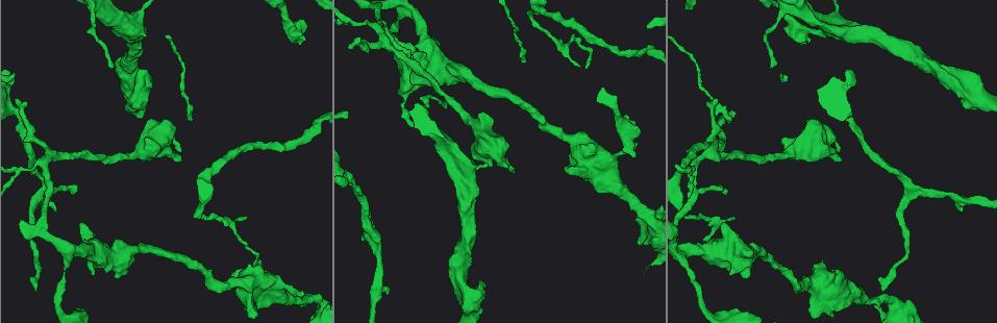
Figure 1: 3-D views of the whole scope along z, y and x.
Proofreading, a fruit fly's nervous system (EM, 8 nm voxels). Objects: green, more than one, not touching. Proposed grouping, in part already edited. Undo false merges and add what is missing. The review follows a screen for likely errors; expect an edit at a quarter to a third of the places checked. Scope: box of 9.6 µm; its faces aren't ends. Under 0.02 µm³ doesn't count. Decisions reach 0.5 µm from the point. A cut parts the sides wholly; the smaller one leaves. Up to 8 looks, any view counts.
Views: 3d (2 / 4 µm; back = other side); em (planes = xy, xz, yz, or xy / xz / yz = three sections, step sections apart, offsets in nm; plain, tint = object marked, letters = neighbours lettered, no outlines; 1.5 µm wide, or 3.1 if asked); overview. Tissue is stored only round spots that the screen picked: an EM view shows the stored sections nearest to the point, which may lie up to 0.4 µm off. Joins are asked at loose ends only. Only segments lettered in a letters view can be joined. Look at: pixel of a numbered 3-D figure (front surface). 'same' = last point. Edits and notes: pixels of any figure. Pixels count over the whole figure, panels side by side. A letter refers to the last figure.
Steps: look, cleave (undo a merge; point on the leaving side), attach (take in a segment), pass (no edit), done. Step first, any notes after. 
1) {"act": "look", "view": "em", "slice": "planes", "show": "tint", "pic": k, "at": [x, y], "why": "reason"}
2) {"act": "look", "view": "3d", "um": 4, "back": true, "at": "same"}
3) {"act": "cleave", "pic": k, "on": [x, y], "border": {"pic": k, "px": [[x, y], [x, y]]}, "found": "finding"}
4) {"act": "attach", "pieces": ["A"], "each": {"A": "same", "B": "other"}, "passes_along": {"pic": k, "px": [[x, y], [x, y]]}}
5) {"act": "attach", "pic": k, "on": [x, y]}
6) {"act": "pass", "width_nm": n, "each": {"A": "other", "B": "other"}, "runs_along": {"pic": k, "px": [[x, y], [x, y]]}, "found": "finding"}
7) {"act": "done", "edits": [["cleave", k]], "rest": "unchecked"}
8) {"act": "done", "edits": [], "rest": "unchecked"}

{"act": "look", "view": "3d", "um": 2, "back": true, "pic": 1, "at": [37, 289], "why": "an open end"}

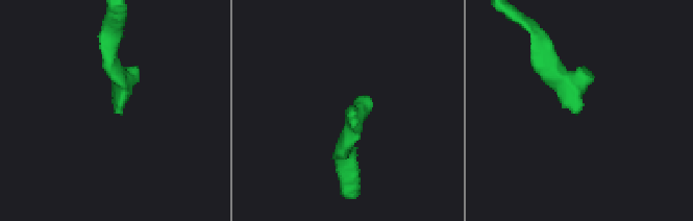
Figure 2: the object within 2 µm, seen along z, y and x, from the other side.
{"act": "look", "view": "em", "slice": "xz", "step": 8, "show": "tint", "pic": 2, "at": [355, 112]}

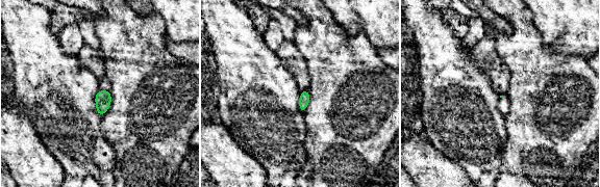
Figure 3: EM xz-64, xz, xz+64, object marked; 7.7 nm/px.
{"act": "look", "view": "em", "slice": "xz", "step": 8, "show": "letters", "at": "same"}

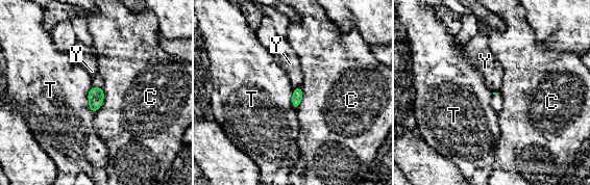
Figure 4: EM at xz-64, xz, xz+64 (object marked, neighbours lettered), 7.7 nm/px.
{"act": "pass", "longest_contact_nm": ["C", 220], "each": {"C": "other", "T": "other", "Y": "other"}, "border": {"pic": 4, "px": [[93, 86], [88, 93], [93, 113]]}, "found": "none of them fits"}

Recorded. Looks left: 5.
{"act": "look", "view": "em", "slice": "planes", "show": "letters", "pic": 1, "at": [772, 67]}

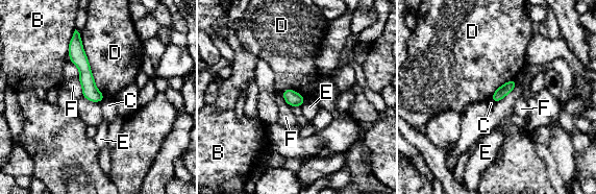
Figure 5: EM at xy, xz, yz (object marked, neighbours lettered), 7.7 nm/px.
{"act": "pass", "each": {"B": "other", "C": "other", "D": "other", "E": "other", "F": "other"}, "border": {"pic": 5, "px": [[104, 97], [100, 102]]}, "found": "none of them fits"}

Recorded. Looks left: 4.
{"act": "look", "view": "em", "slice": "yz", "step": 8, "show": "tint", "pic": 1, "at": [725, 189], "why": "free end"}

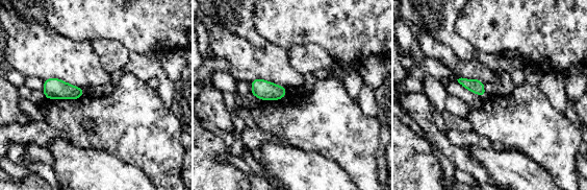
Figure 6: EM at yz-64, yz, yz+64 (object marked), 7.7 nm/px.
{"act": "look", "view": "em", "slice": "planes", "show": "letters", "at": "same"}

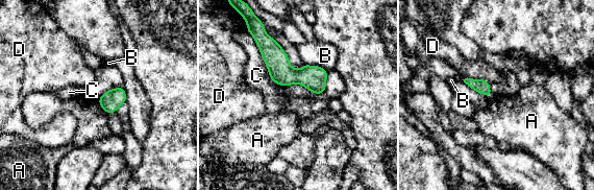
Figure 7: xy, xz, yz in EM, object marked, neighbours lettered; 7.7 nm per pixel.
{"act": "pass", "each": {"A": "other", "B": "other", "C": "other", "D": "other"}, "border": {"pic": 7, "px": [[97, 99], [98, 103], [106, 112]]}, "found": "none of them fits"}

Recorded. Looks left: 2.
{"act": "done", "edits": [], "rest": "unchecked"}

